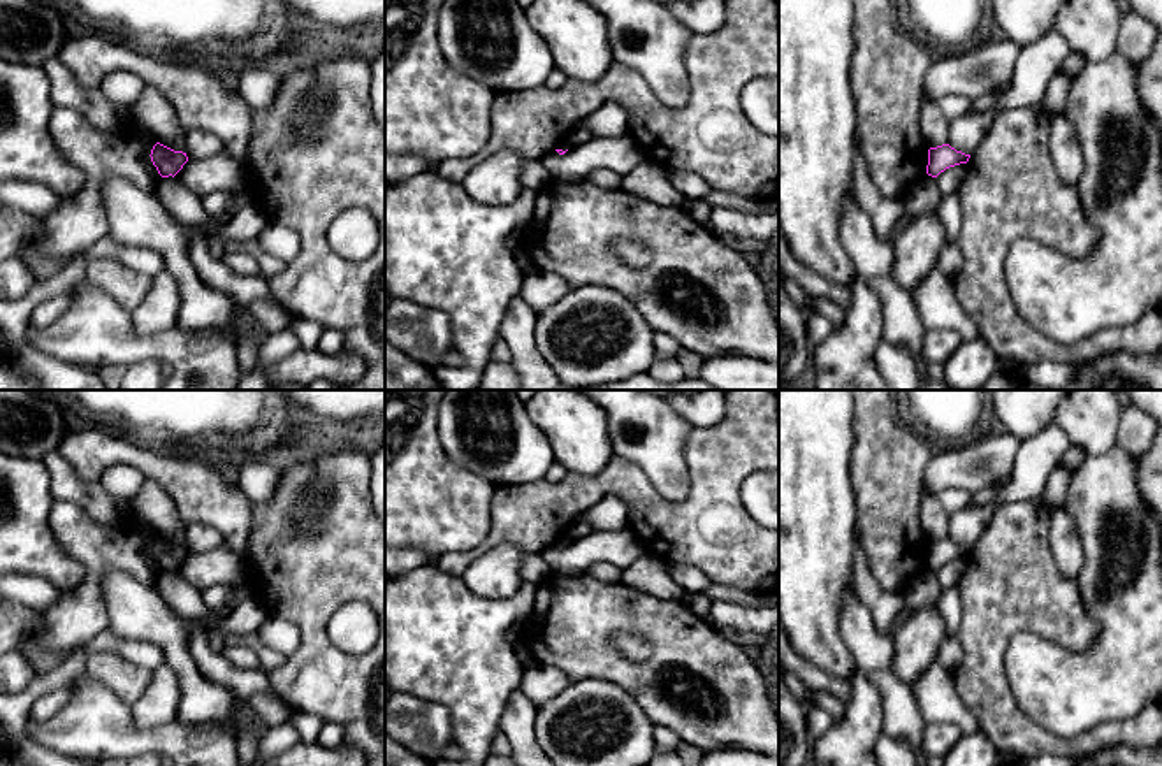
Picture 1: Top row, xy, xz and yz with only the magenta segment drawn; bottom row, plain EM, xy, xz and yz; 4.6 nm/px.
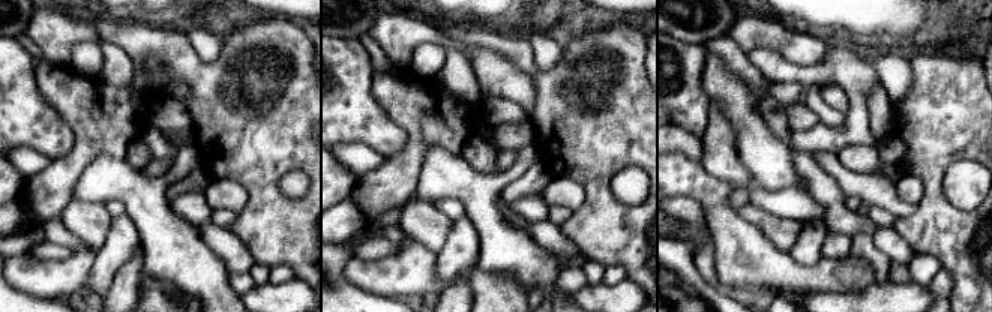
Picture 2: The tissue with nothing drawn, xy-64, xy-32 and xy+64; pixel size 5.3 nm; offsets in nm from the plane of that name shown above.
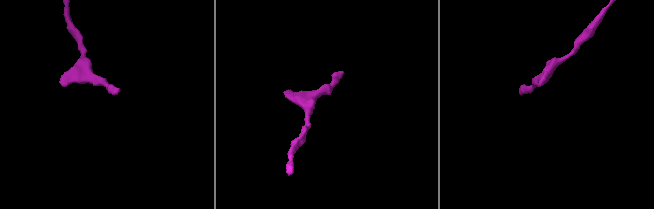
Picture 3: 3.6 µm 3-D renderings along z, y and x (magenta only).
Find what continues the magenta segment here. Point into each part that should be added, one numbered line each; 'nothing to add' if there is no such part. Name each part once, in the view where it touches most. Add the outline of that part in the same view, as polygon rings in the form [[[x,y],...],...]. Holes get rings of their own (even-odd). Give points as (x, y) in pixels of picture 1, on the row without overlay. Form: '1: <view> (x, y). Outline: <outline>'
nothing to add

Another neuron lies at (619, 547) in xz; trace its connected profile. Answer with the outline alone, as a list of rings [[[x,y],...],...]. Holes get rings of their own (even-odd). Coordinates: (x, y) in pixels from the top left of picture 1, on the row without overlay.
[[[592,531],[591,534],[570,541],[564,548],[556,543],[547,546],[540,555],[557,576],[580,576],[592,564],[612,562],[619,569],[629,567],[645,548],[626,531]]]

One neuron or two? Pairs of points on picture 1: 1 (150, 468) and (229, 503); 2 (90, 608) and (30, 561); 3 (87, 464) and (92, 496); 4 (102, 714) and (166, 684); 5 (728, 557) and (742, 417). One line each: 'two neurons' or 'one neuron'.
1: one neuron
2: two neurons
3: two neurons
4: two neurons
5: one neuron

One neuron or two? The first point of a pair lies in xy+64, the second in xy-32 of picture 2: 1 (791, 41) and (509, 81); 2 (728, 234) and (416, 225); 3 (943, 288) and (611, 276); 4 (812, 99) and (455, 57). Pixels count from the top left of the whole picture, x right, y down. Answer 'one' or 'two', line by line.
1: one
2: two
3: one
4: one

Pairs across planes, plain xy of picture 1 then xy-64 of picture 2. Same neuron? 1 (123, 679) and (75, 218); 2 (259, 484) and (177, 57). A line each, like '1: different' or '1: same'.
1: same
2: different

